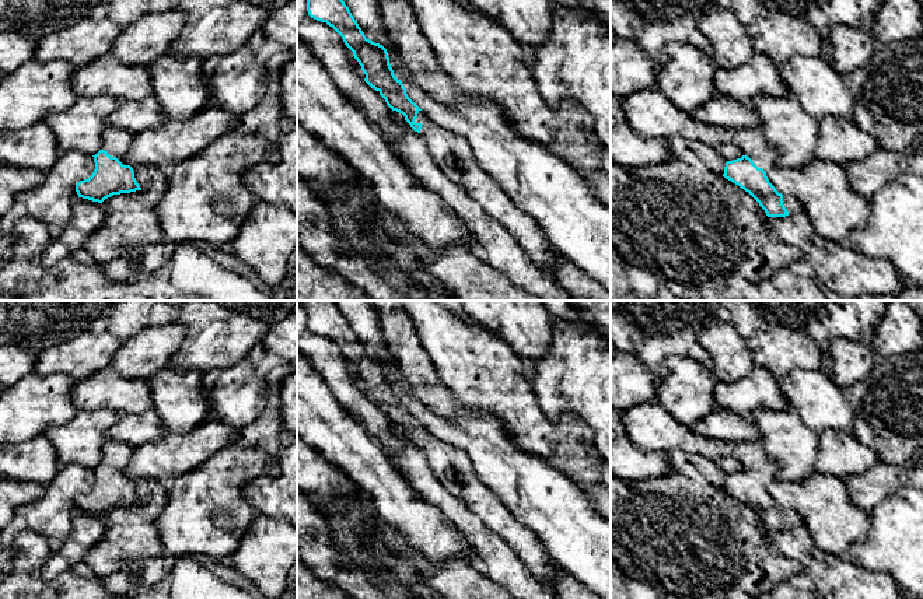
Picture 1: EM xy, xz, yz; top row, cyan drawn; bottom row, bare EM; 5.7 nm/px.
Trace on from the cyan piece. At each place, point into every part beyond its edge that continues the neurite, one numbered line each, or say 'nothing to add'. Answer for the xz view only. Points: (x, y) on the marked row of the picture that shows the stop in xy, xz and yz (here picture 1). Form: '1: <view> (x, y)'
1: xz (451, 153)

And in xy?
1: xy (116, 142)

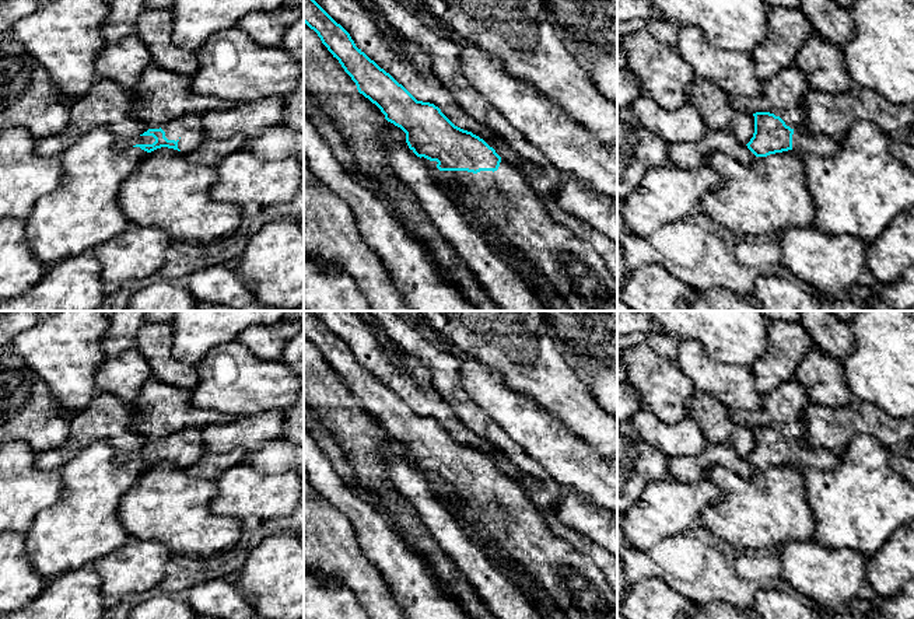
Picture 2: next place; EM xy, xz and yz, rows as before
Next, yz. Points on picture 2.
1: yz (804, 142)

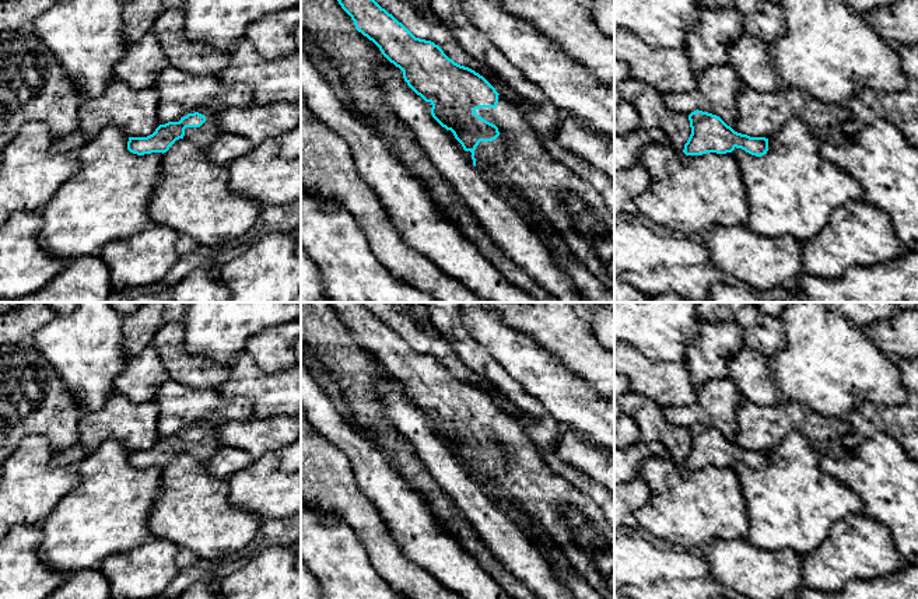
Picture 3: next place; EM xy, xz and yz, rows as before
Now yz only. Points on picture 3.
nothing to add

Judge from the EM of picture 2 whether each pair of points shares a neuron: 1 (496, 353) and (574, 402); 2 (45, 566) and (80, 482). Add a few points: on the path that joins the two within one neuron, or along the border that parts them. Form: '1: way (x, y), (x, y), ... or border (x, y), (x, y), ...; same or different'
1: way (515, 367), (542, 371), (554, 384); same
2: way (58, 545), (80, 523), (80, 503); same

